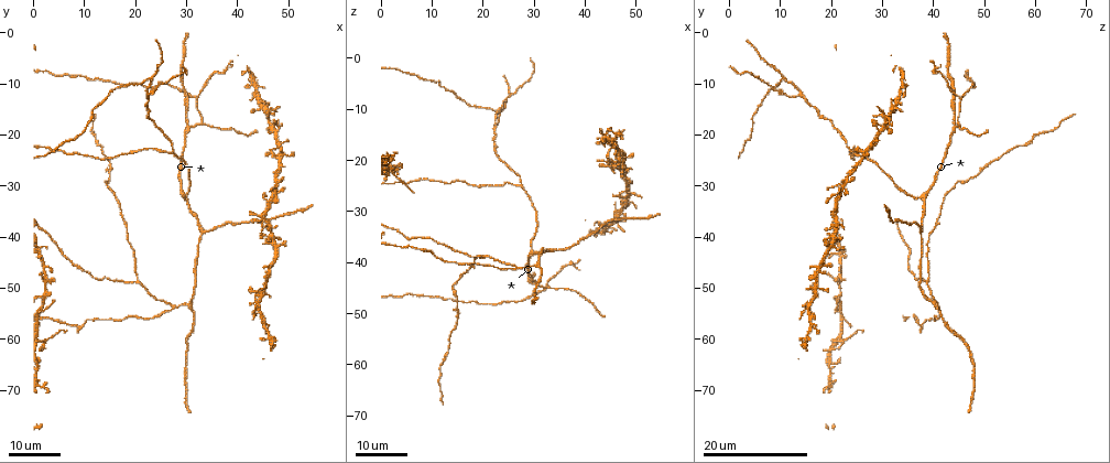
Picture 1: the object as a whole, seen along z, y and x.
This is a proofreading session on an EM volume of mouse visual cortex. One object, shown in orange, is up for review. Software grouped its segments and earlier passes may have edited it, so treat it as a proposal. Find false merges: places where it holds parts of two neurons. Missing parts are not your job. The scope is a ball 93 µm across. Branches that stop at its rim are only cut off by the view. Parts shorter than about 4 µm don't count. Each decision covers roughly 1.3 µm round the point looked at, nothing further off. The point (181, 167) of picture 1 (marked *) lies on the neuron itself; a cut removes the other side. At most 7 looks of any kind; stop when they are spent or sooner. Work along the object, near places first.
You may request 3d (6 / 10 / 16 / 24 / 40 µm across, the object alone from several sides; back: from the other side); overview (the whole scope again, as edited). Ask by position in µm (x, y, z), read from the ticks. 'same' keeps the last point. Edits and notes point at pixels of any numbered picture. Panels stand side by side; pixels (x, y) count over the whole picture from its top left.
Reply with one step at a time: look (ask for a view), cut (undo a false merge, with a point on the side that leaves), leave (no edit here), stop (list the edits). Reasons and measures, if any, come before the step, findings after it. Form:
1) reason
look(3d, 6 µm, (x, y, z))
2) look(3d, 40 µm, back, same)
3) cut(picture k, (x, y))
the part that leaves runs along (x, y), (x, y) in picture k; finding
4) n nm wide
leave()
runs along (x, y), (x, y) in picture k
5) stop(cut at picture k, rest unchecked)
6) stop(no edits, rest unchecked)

look(3d, 16 µm, (28.0, 54.0, 41.5))

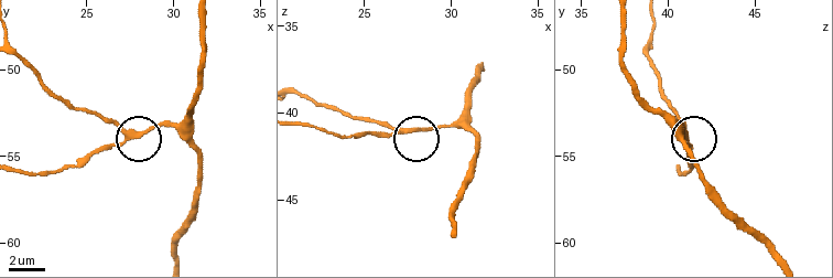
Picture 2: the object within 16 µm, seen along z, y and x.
look(3d, 10 µm, (27.5, 53.8, 41.0))

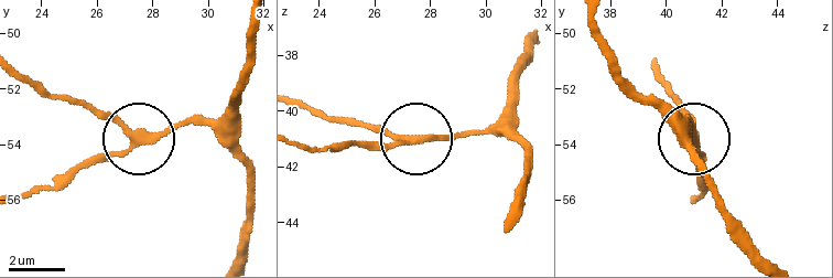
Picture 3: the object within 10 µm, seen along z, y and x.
3 arms
leave()
runs along (536, 40), (514, 102), (488, 126), (402, 137), (363, 126) in picture 3; one neuron here

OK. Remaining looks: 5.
look(3d, 16 µm, (2.0, 61.0, 22.0))

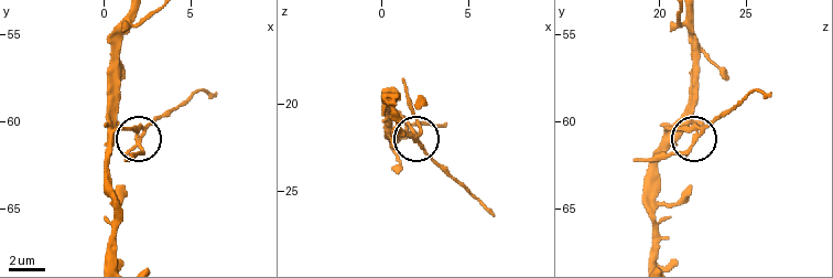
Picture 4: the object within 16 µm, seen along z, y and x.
look(3d, 10 µm, (2.0, 60.7, 22.0))

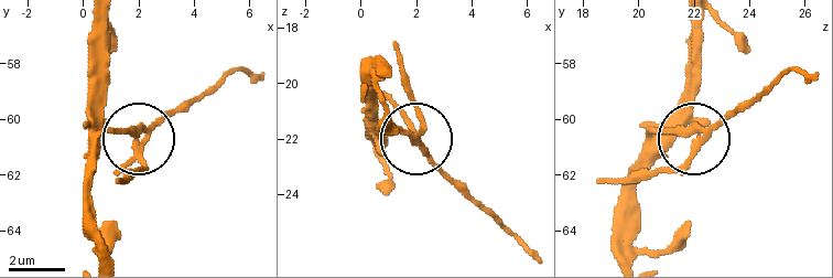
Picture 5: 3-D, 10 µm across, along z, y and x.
cut(picture 5, (155, 118))
the part that leaves runs along (136, 135), (150, 131), (236, 73), (257, 73) in picture 5; a second neuron is stuck on

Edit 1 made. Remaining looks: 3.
look(3d, 16 µm, (30.0, 32.0, 37.5))

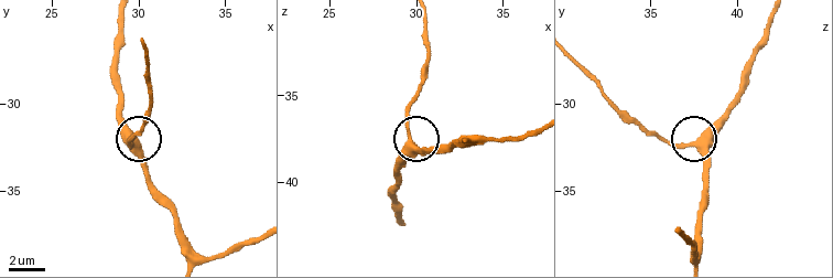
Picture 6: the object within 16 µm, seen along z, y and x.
look(3d, 10 µm, (29.5, 32.4, 37.5))

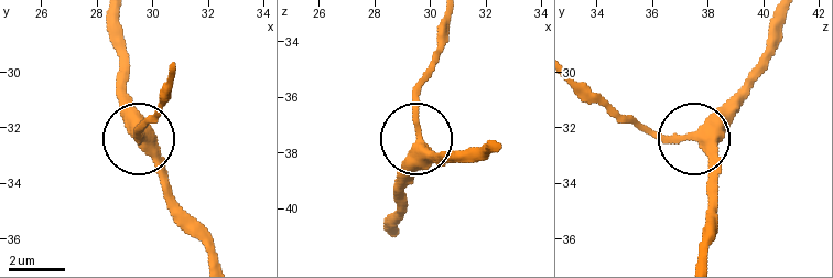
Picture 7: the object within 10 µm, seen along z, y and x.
390 nm wide
leave()
runs along (397, 233), (397, 178), (418, 128), (425, 73) in picture 7; one neuron here

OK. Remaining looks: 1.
stop(cut at picture 5, rest unchecked)

